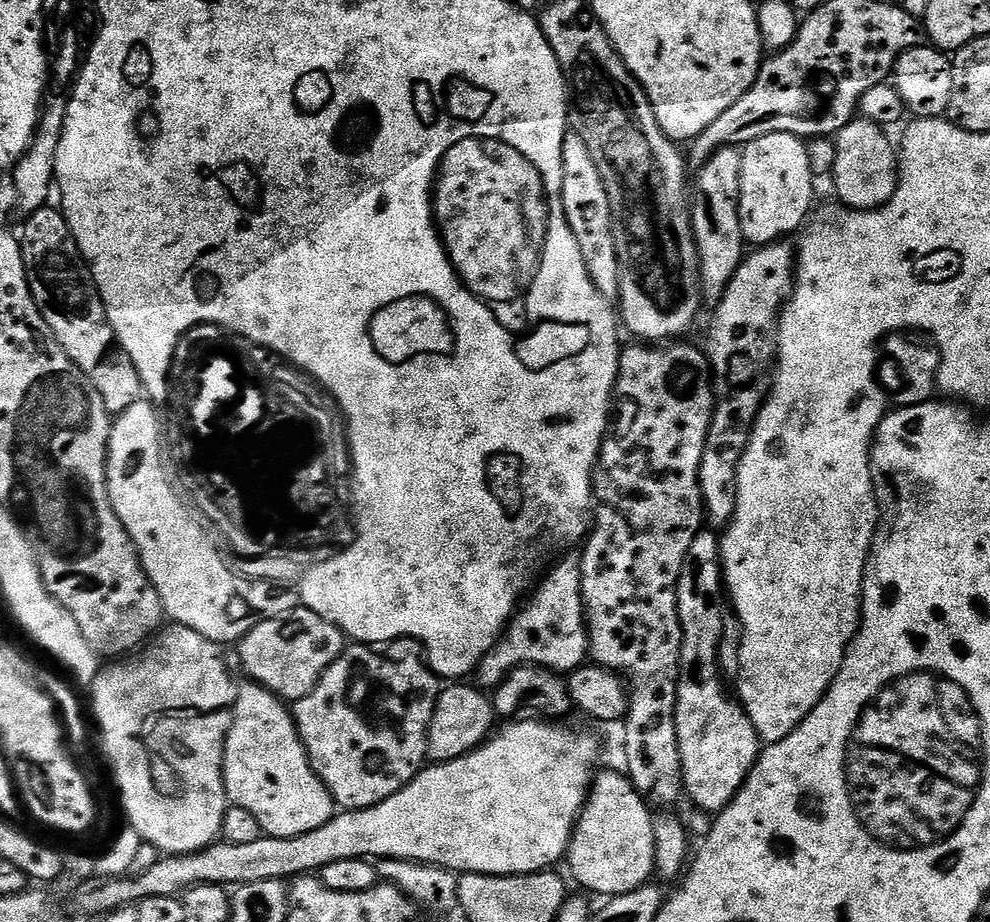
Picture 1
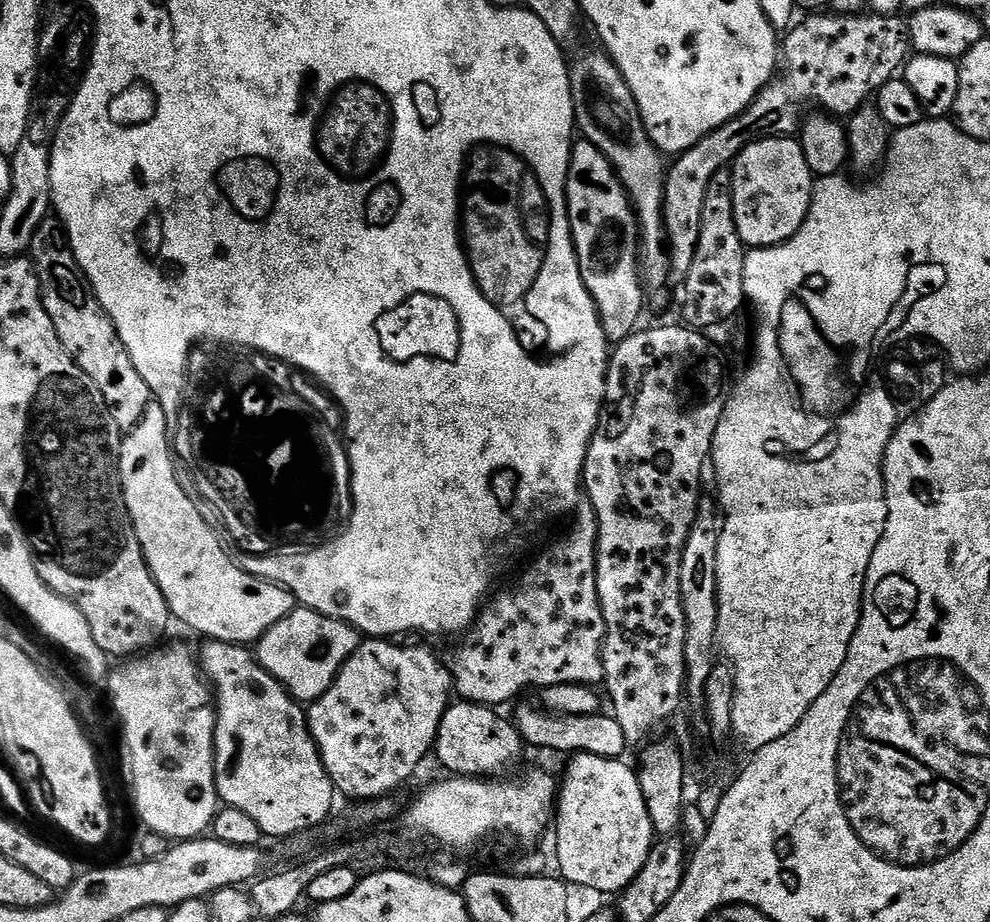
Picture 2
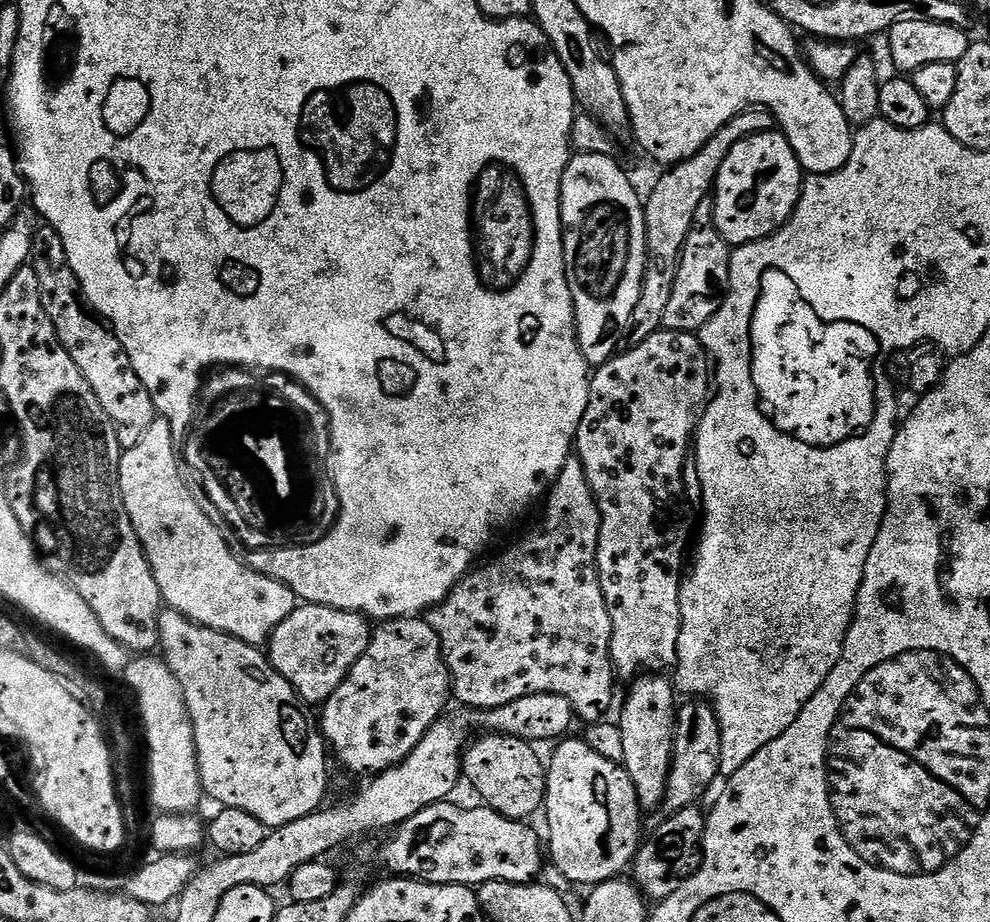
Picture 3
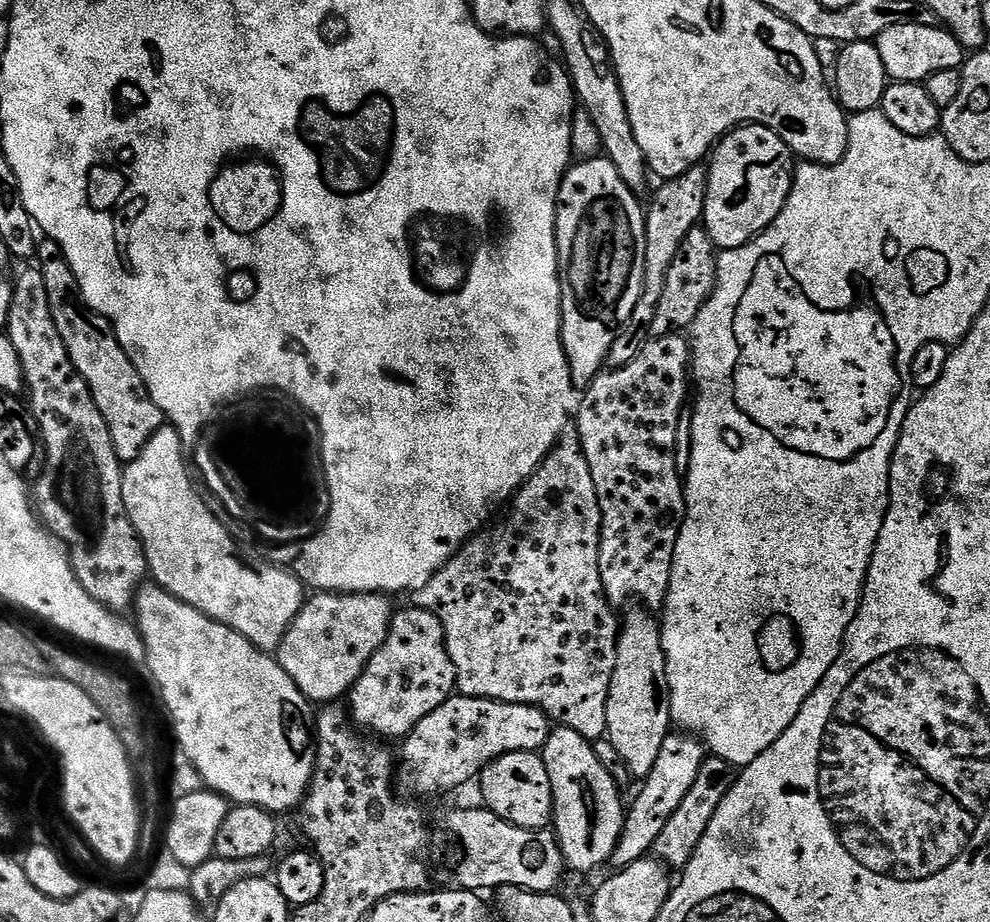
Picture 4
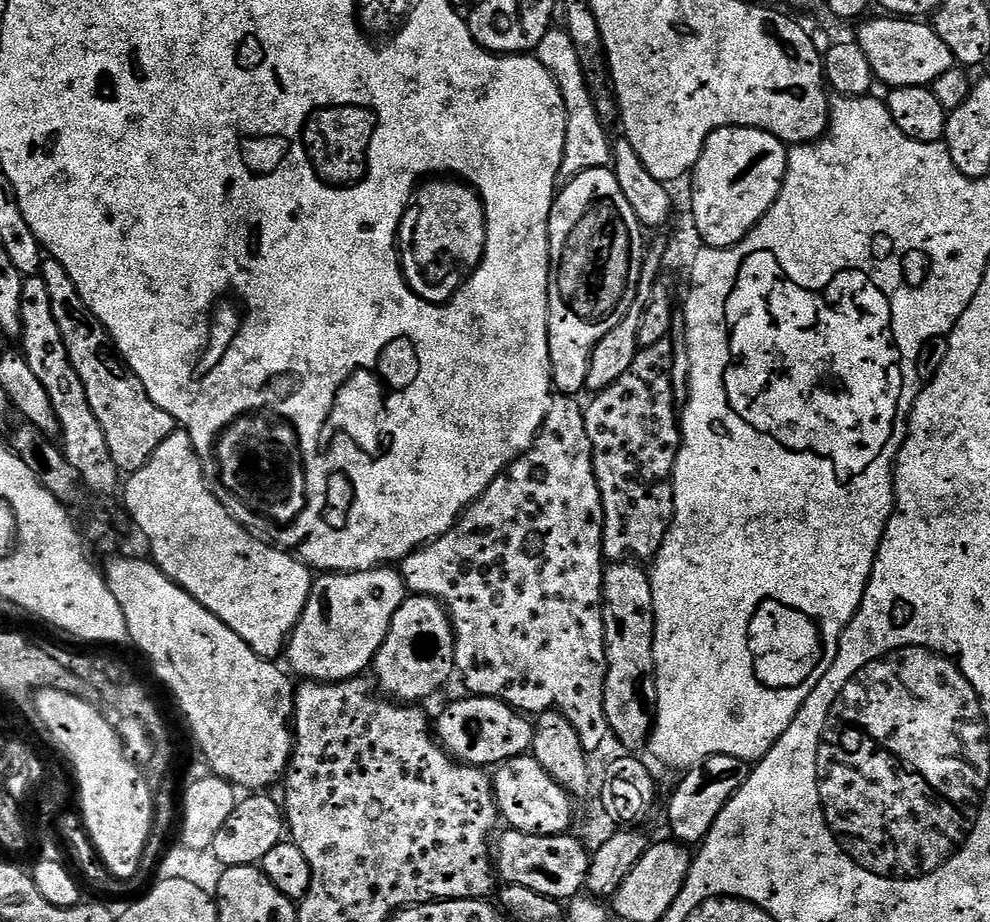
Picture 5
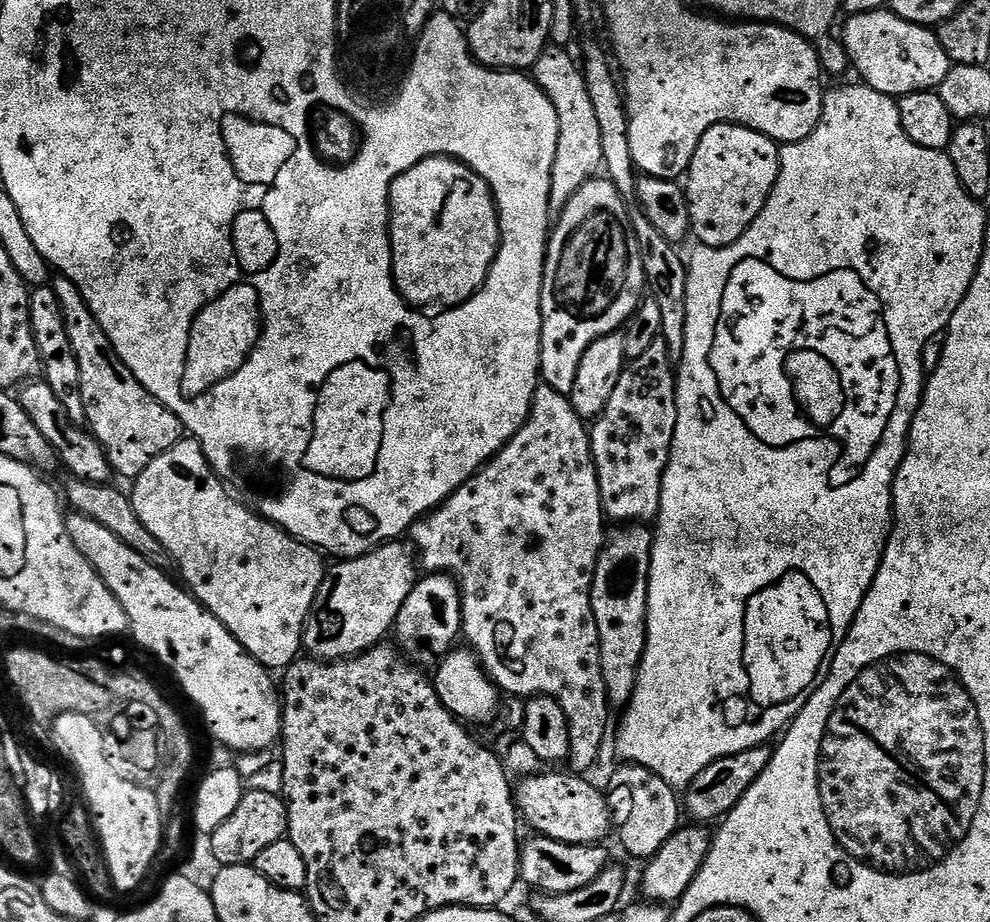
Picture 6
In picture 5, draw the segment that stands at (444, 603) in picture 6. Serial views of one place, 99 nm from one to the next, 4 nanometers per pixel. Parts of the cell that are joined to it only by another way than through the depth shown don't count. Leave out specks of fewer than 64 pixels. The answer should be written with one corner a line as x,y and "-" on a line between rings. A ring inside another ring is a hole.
419,594
409,595
402,602
402,606
398,606
398,614
394,614
394,618
390,622
390,630
384,639
384,645
378,650
374,661
374,673
376,672
376,680
380,683
380,688
385,697
391,698
396,702
424,702
427,696
432,696
451,676
456,672
456,633
452,631
452,618
448,615
448,609
444,607
440,601
435,600
433,596
421,596

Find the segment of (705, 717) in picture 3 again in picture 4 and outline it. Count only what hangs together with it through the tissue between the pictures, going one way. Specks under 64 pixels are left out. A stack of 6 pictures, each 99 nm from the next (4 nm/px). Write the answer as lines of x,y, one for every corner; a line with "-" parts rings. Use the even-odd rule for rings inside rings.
673,731
662,742
662,751
654,764
654,770
643,779
640,793
636,801
631,801
624,818
624,829
620,835
618,846
610,861
613,869
619,870
634,862
645,859
655,849
658,834
670,822
670,814
682,806
682,798
690,794
690,786
694,786
694,778
698,778
698,770
702,770
706,759
704,741
686,732

